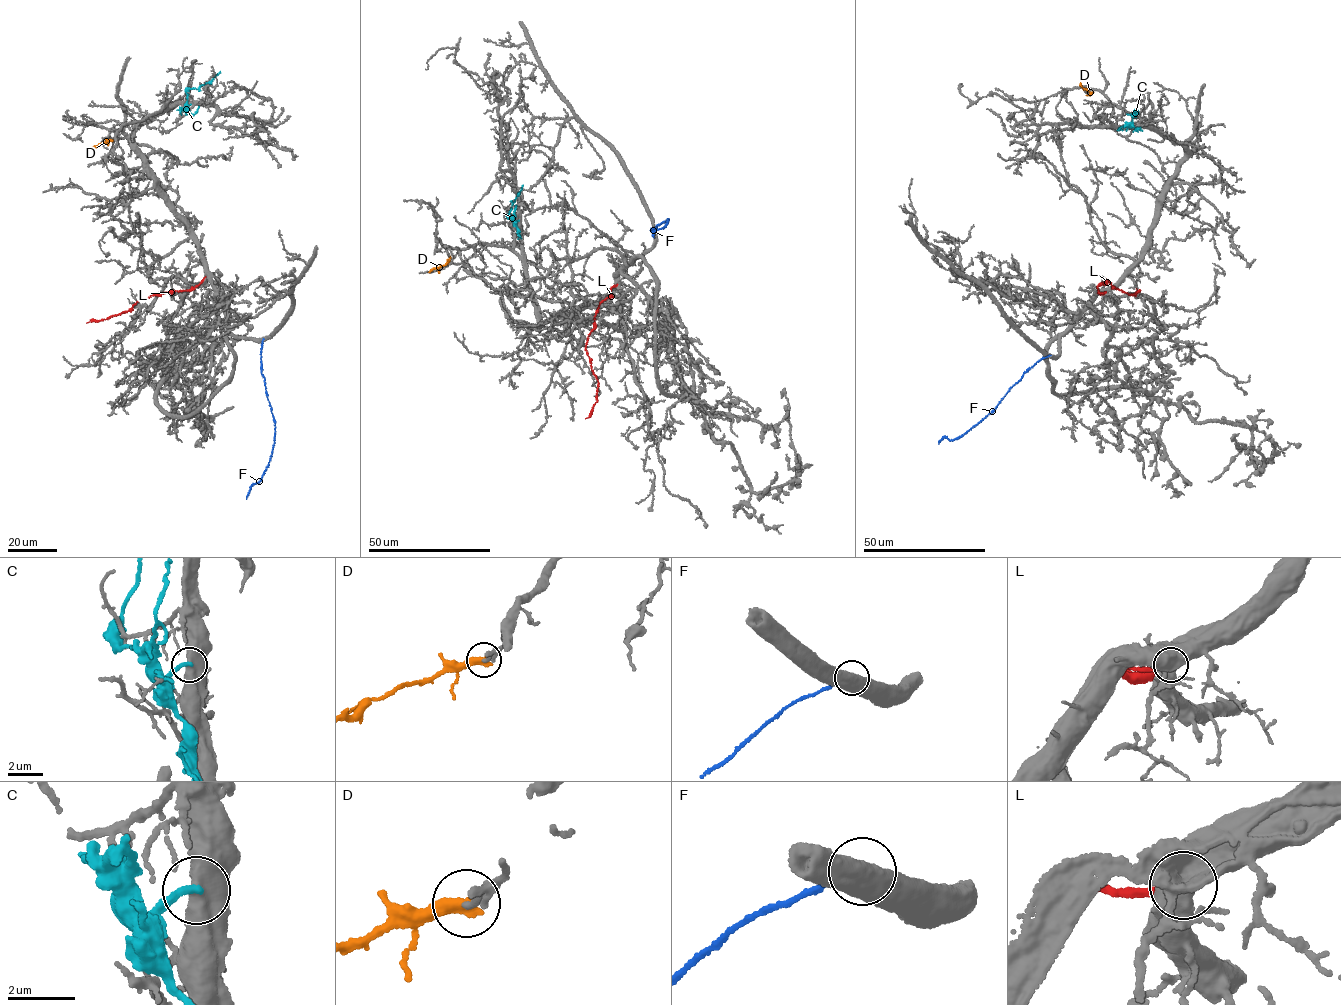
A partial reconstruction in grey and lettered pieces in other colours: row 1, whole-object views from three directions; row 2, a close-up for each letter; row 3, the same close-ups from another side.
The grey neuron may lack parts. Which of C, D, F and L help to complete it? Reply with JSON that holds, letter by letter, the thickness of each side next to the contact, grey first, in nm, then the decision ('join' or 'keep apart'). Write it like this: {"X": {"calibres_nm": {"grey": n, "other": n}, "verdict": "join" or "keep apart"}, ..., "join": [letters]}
{"C": {"calibres_nm": {"grey": 750, "other": 240}, "verdict": "keep apart"}, "D": {"calibres_nm": {"grey": 180, "other": 380}, "verdict": "keep apart"}, "F": {"calibres_nm": {"grey": 550, "other": 180}, "verdict": "keep apart"}, "L": {"calibres_nm": {"grey": 600, "other": 280}, "verdict": "keep apart"}, "join": []}

